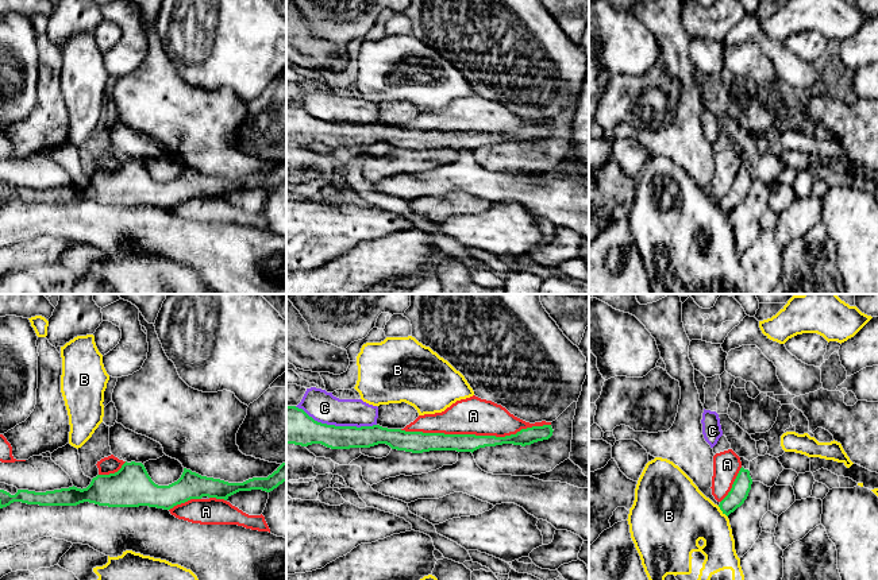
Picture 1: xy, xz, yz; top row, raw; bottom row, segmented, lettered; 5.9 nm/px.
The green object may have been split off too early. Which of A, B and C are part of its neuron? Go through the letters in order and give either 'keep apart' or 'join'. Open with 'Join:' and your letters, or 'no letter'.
Join: no letter
A: keep apart
B: keep apart
C: keep apart

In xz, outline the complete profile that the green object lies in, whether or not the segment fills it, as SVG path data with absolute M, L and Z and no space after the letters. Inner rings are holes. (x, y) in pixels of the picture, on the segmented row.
M286 406L286 445L294 444L308 446L321 444L331 449L370 448L386 444L392 449L412 453L430 451L474 452L485 446L502 444L531 445L548 440L552 436L551 425L521 429L516 434L475 436L475 434L444 434L405 432L388 429L380 425L373 426L335 426L315 421L303 409Z

